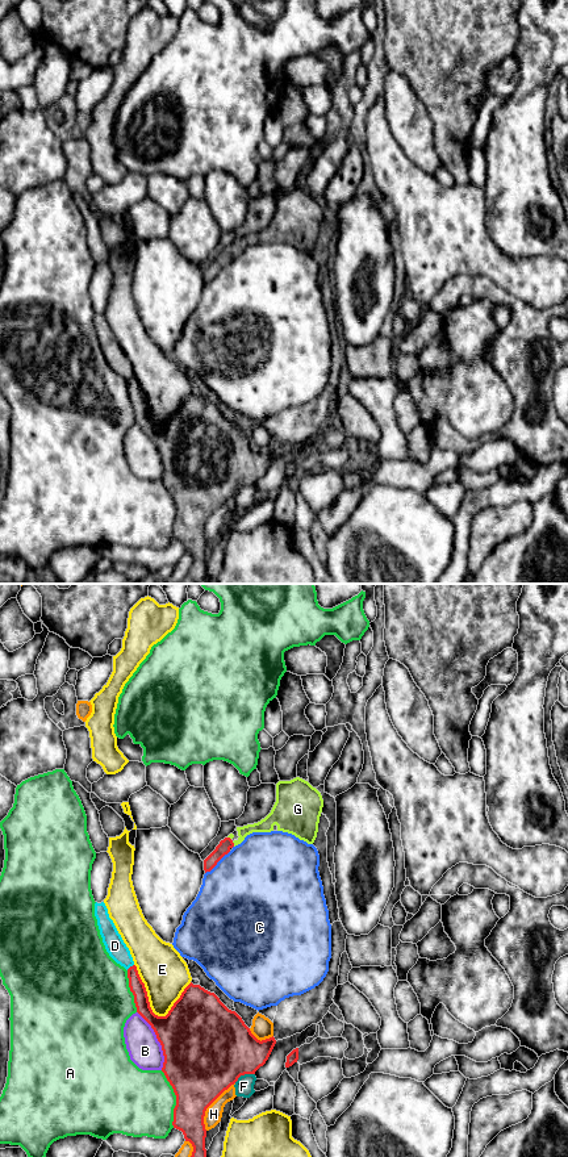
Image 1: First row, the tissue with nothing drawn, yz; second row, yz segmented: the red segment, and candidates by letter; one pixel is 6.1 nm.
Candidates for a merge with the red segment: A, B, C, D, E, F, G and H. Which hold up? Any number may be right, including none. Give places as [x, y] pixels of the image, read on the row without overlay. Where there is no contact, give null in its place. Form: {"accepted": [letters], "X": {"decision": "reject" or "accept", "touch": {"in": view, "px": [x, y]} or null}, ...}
{"accepted": ["G"], "A": {"decision": "reject", "touch": {"in": "yz", "px": [176, 510]}}, "B": {"decision": "reject", "touch": {"in": "yz", "px": [158, 451]}}, "C": {"decision": "reject", "touch": {"in": "yz", "px": [217, 272]}}, "D": {"decision": "reject", "touch": {"in": "yz", "px": [130, 377]}}, "E": {"decision": "reject", "touch": {"in": "yz", "px": [146, 405]}}, "F": {"decision": "reject", "touch": {"in": "yz", "px": [243, 485]}}, "G": {"decision": "accept", "touch": {"in": "yz", "px": [233, 255]}}, "H": {"decision": "reject", "touch": {"in": "yz", "px": [209, 516]}}}

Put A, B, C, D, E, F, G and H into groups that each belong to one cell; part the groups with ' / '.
A / B / C / D / E / F / G / H

